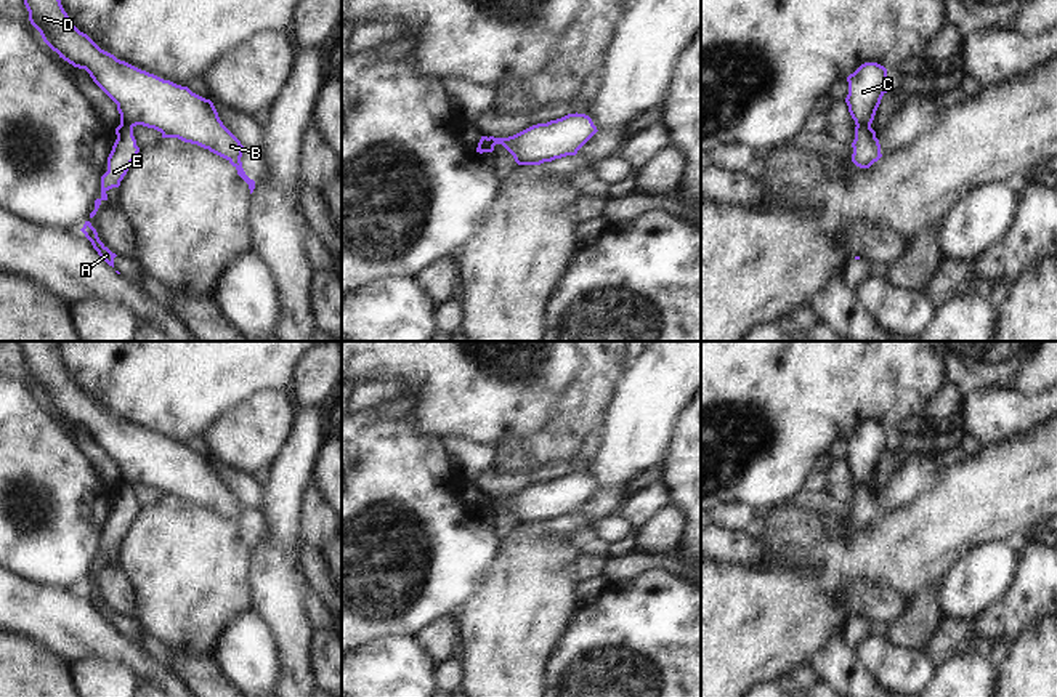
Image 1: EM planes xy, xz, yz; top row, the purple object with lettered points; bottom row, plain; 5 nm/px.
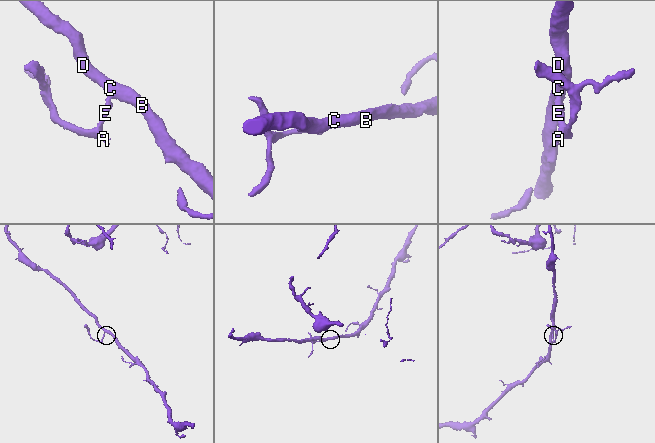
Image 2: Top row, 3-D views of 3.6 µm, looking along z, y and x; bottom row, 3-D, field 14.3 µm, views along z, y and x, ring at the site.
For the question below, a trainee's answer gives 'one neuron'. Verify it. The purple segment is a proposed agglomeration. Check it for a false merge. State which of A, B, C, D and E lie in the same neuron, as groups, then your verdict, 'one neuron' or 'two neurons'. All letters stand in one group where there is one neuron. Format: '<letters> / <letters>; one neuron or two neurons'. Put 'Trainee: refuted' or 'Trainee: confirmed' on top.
Trainee: refuted
A E / B C D; two neurons

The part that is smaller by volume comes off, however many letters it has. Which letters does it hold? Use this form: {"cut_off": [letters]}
{"cut_off": ["A", "E"]}

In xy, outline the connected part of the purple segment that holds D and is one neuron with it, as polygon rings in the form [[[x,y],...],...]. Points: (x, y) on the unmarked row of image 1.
[[[16,341],[16,344],[24,356],[29,380],[40,391],[43,401],[59,417],[90,433],[93,441],[117,463],[122,482],[132,487],[136,484],[154,487],[162,492],[162,497],[178,497],[209,508],[226,518],[249,543],[250,553],[253,551],[255,540],[245,534],[241,521],[245,506],[223,484],[210,458],[192,452],[188,445],[164,439],[101,409],[87,393],[74,385],[61,364],[55,341]]]

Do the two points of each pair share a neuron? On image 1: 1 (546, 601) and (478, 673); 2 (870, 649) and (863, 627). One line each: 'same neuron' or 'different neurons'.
1: same neuron
2: different neurons

